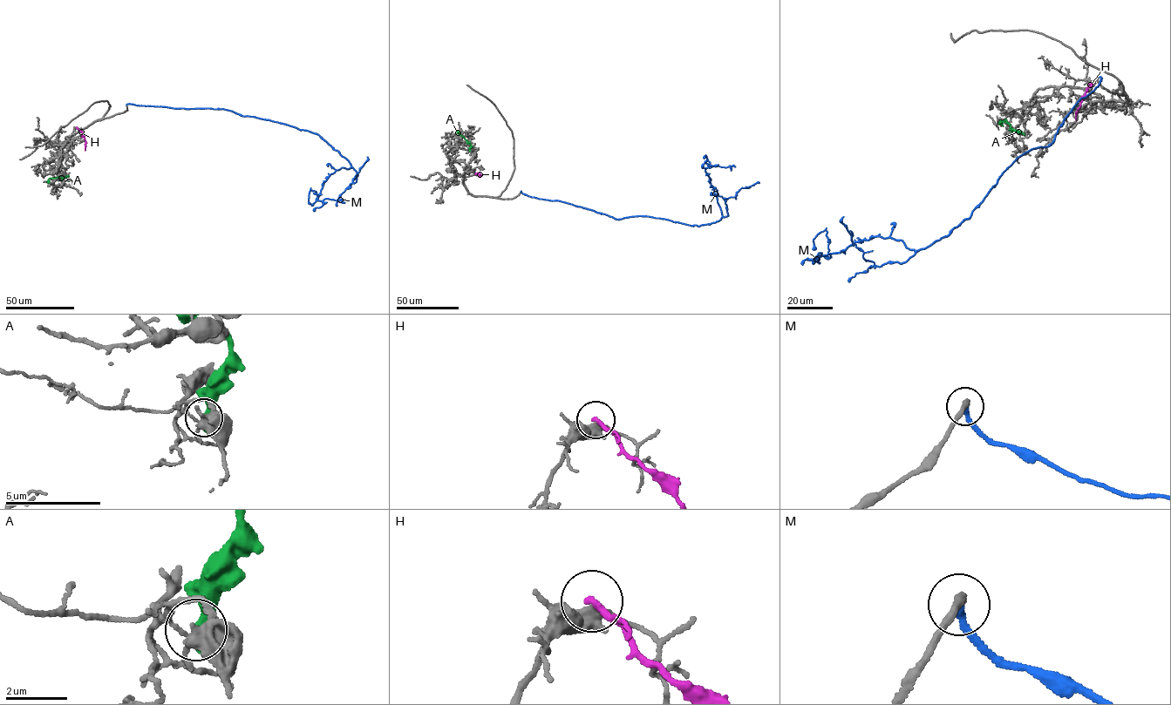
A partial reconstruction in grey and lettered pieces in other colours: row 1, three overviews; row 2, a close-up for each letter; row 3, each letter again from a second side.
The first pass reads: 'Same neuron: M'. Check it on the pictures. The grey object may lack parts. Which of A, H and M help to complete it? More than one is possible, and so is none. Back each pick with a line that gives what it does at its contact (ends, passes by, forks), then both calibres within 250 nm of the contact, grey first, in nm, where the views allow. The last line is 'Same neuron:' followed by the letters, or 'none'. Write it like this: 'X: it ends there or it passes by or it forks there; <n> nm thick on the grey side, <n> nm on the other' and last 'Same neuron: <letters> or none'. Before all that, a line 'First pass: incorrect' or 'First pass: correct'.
First pass: correct
M: it ends there; 240 nm thick on the grey side, 240 nm on the other
Same neuron: M

